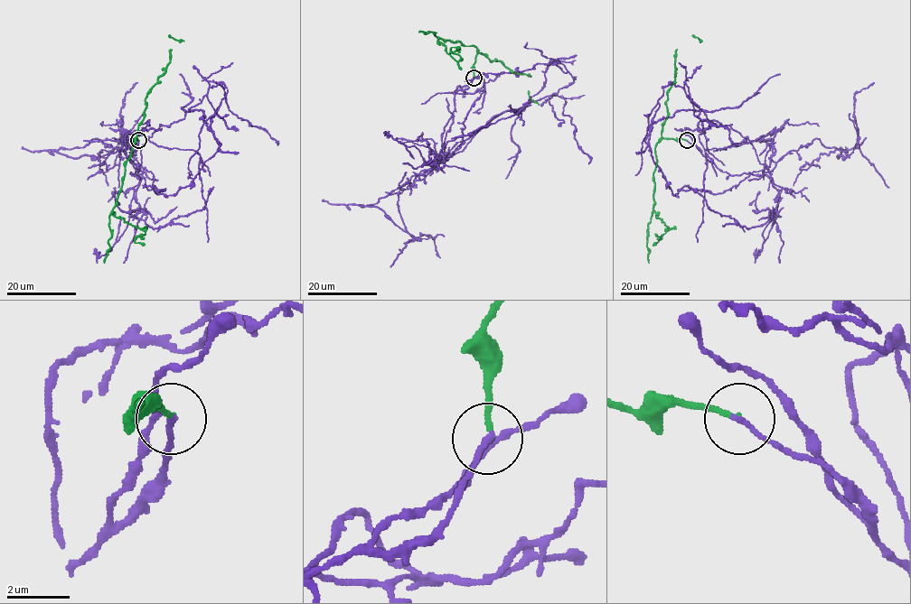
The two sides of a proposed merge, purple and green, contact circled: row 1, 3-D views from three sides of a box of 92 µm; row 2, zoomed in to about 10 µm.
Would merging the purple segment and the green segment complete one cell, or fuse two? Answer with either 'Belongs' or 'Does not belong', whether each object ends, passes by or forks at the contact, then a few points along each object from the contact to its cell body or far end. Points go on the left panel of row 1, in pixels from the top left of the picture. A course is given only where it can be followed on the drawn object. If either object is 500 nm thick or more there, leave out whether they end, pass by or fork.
Does not belong. At the ring purple ends. At the ring green ends. Course of purple: (138, 140), (127, 157), (139, 177), (148, 137), (222, 83), (226, 95), (188, 162), (192, 175). Course of green: (138, 140), (134, 139), (121, 191), (110, 212), (143, 229), (145, 233), (135, 241), (145, 245)

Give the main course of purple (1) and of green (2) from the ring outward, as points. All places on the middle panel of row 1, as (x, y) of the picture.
1: (474, 78), (454, 93), (443, 158), (502, 113), (571, 85), (565, 66), (527, 41)
2: (474, 78), (474, 46), (436, 40), (458, 61), (461, 57), (450, 50), (460, 47)

